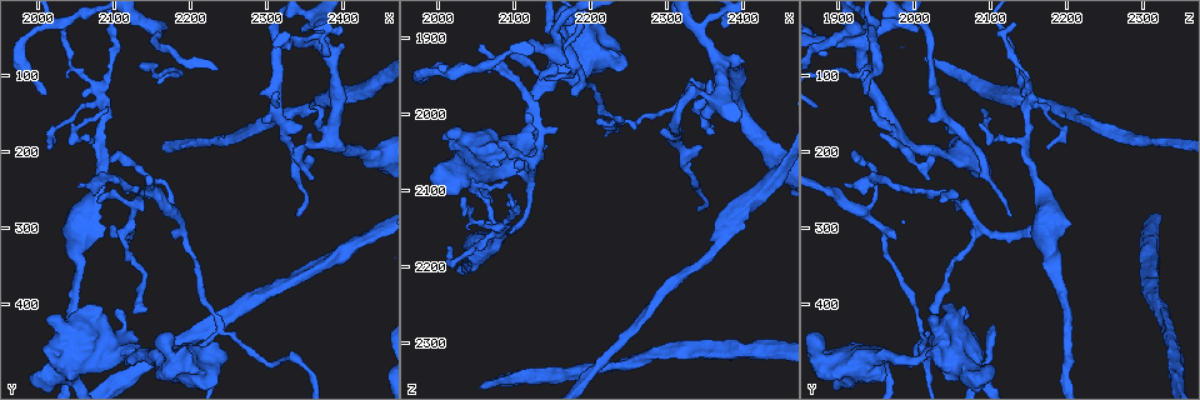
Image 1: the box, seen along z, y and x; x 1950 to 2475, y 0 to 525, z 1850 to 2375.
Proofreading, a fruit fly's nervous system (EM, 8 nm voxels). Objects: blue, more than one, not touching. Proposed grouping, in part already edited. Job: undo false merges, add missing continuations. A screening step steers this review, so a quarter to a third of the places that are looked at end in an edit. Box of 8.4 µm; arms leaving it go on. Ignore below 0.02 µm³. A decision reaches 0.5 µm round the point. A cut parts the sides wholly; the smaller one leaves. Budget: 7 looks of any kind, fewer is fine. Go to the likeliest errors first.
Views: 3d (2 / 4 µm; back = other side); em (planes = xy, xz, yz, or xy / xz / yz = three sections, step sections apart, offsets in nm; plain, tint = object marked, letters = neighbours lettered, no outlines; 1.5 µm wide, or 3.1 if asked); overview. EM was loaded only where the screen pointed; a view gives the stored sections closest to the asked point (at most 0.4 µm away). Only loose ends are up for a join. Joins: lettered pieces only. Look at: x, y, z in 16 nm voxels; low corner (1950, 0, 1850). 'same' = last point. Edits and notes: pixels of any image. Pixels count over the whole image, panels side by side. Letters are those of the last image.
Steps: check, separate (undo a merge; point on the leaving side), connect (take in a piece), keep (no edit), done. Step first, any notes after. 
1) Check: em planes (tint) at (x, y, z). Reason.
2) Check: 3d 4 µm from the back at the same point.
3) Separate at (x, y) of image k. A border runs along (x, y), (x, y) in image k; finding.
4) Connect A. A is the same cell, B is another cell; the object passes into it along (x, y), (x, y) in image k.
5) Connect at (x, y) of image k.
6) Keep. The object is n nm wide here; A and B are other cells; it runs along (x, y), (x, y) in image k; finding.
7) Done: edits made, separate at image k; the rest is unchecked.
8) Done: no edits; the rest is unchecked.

Check: em xz step 8 (tint) at (2010, 125, 1935). Branch stops here.

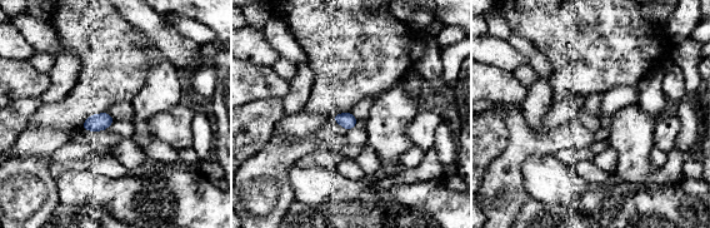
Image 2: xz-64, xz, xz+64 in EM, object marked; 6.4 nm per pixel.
Check: em planes (tint) at the same point.

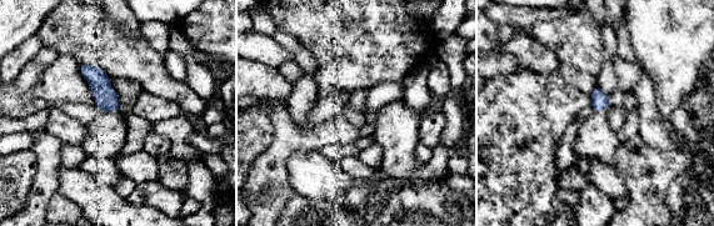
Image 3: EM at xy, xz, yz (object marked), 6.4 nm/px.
Check: em planes (letters) at the same point.

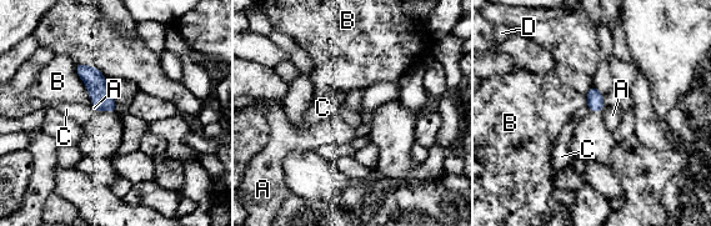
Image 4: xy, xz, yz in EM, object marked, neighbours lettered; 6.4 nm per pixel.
Connect A. The object is 110 nm wide here; A is the same cell, B, C and D are other cells; the neuron continues.

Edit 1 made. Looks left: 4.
Check: overview. See it whole again.

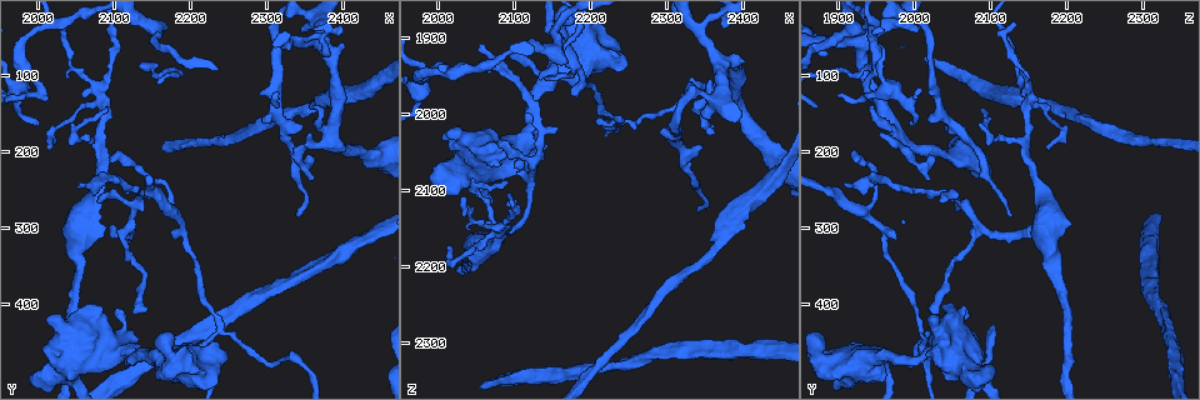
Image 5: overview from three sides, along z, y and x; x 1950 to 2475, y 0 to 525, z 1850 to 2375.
Check: em planes (letters) at (2060, 240, 1905). Free end.

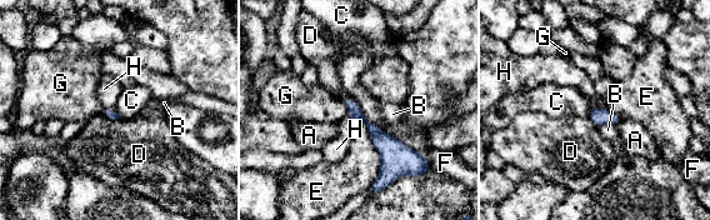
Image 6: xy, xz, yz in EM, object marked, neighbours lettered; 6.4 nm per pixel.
Keep. A, B, C, D, E, F, G and H are other cells; it runs along (349, 103), (394, 150), (406, 150) in image 6; none of them fits.

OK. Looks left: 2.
Check: em xz step 8 (tint) at (2040, 480, 2075). Calibre changes.

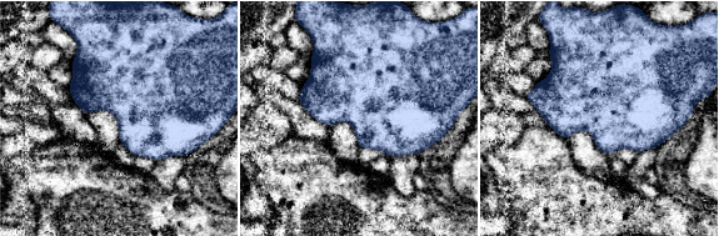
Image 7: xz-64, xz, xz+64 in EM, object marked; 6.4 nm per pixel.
Check: em xz step 8 (letters) at the same point. What lies round it.

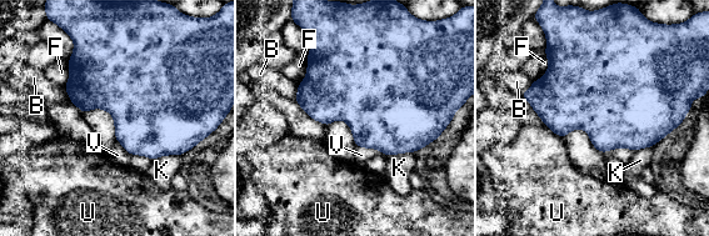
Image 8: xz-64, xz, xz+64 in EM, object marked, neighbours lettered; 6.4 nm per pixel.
Keep. B, F, K, U and V are other cells; one neuron here.

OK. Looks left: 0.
Done: edits made, connect at image 4; the rest is unchecked.

